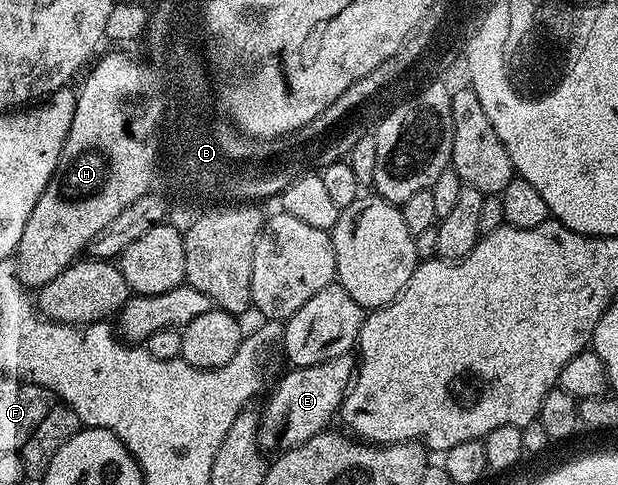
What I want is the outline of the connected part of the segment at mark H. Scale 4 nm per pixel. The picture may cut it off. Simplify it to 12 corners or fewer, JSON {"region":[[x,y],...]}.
{"region":[[89,68],[24,233],[27,289],[60,277],[151,194],[156,71]]}

